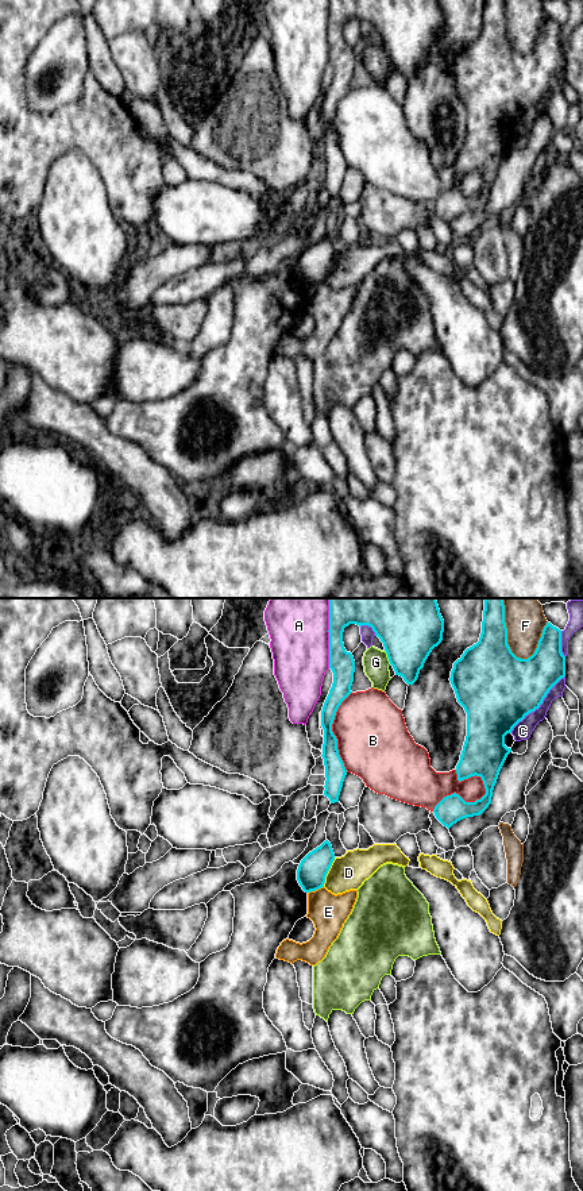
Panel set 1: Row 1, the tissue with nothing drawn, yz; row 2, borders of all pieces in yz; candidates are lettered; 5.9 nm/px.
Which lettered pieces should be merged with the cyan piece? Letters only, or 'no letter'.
no letter

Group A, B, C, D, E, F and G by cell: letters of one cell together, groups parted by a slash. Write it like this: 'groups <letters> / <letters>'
groups A / B / C / D / E / F / G

